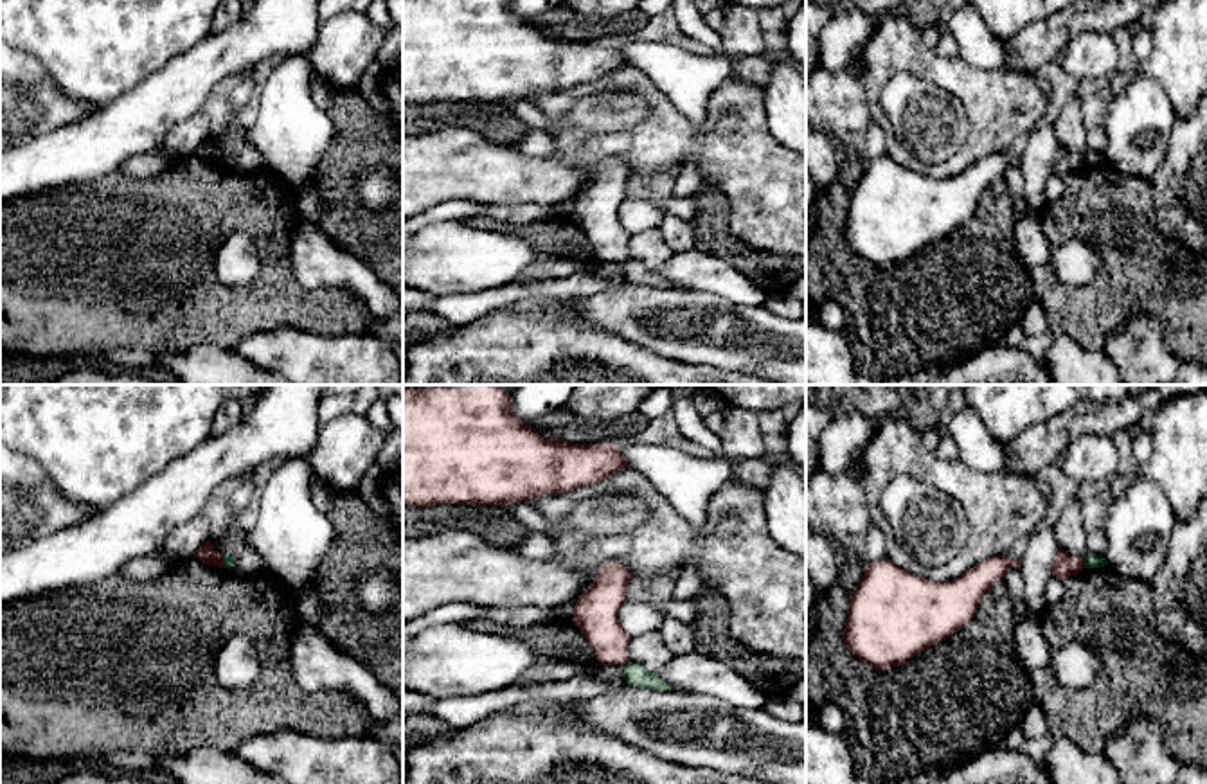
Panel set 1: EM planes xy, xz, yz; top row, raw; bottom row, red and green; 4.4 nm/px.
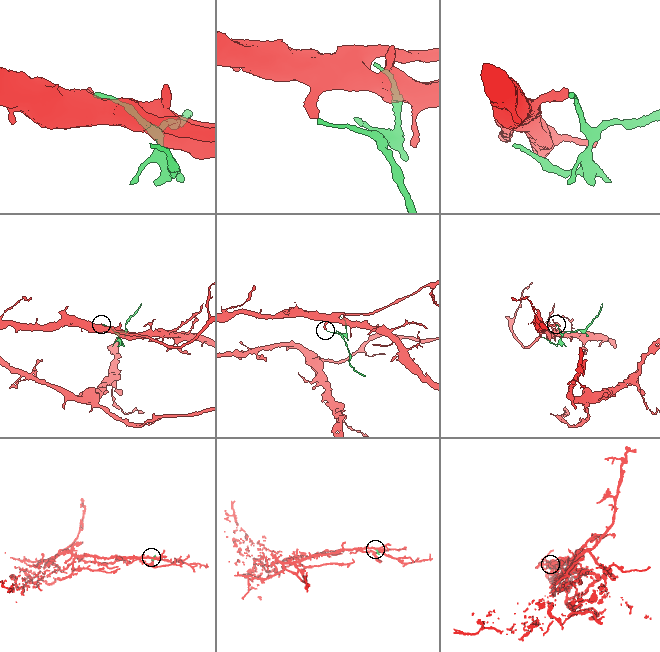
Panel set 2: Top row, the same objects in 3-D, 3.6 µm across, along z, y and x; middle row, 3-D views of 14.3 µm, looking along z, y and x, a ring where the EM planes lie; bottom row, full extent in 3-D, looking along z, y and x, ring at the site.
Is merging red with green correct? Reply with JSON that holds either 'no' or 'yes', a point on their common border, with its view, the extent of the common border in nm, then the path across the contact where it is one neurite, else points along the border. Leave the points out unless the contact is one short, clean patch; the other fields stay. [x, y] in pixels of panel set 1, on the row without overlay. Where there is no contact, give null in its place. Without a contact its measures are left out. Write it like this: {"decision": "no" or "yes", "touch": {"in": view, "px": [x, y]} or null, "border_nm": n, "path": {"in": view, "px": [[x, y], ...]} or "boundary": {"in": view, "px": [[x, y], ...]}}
{"decision": "no", "touch": {"in": "yz", "px": [1083, 159]}, "border_nm": 60, "boundary": {"in": "yz", "px": [[1081, 153], [1085, 164]]}}

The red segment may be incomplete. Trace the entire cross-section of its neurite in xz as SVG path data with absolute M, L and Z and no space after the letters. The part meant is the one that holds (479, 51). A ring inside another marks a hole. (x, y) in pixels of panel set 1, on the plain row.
M403 0L403 102L435 104L443 101L513 102L531 95L567 90L599 81L630 65L615 41L572 41L543 36L523 22L511 0Z

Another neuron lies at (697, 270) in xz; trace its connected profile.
M700 246L673 254L657 272L678 288L718 295L738 306L764 306L768 297L763 288L725 259Z

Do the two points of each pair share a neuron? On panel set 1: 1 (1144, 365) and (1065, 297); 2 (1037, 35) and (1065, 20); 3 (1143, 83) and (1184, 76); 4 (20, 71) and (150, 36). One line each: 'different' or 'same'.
1: different
2: same
3: different
4: different

